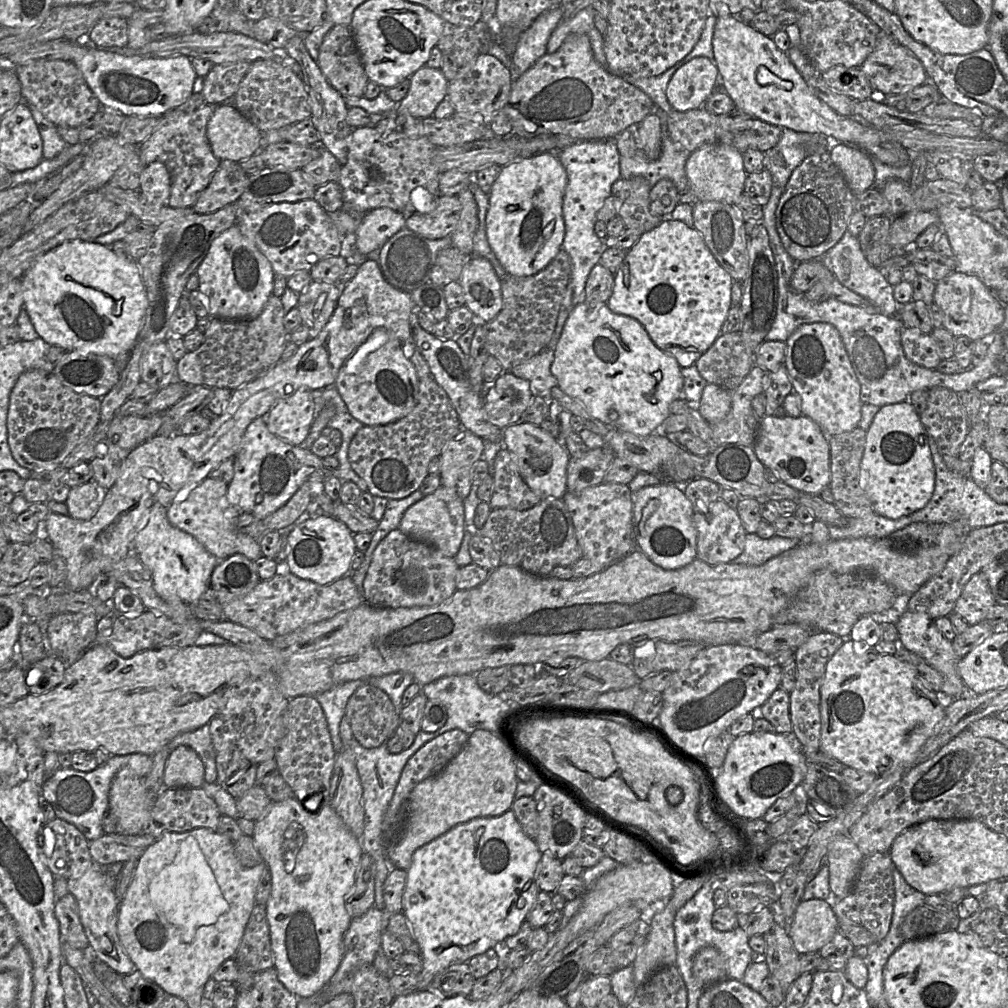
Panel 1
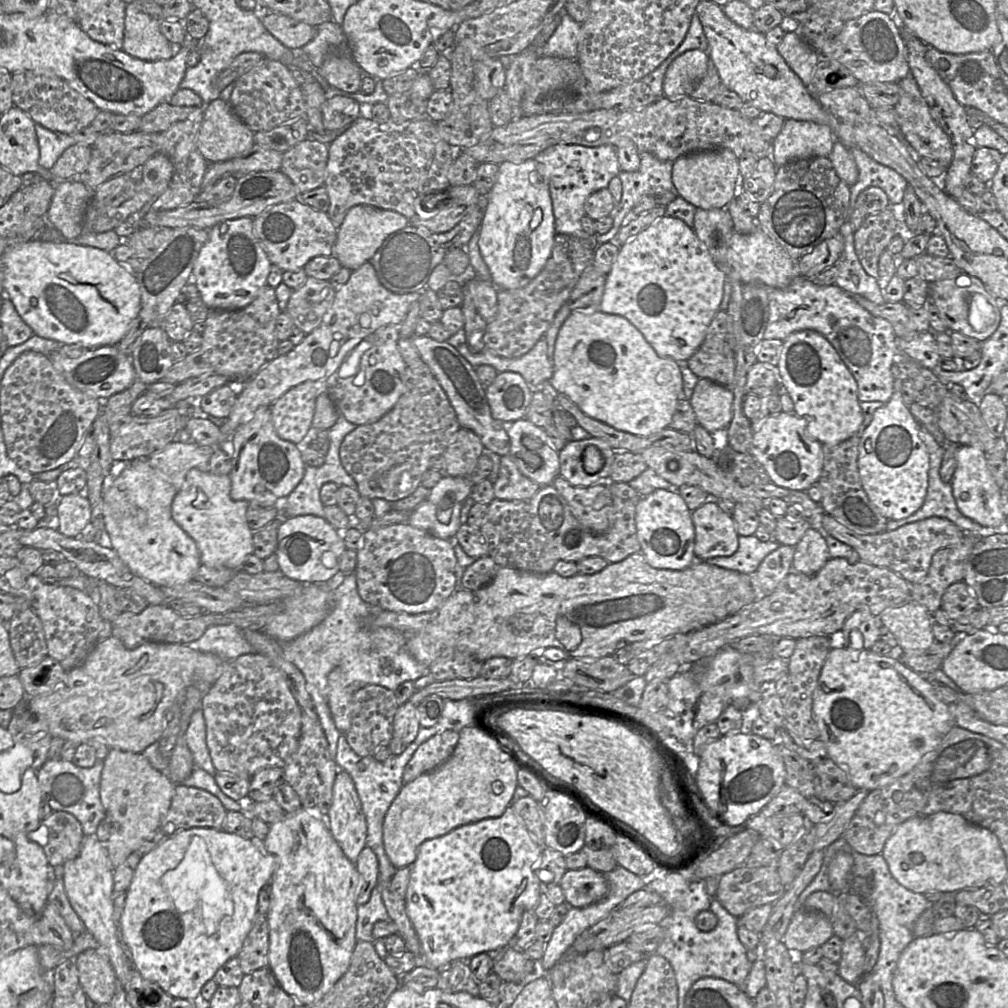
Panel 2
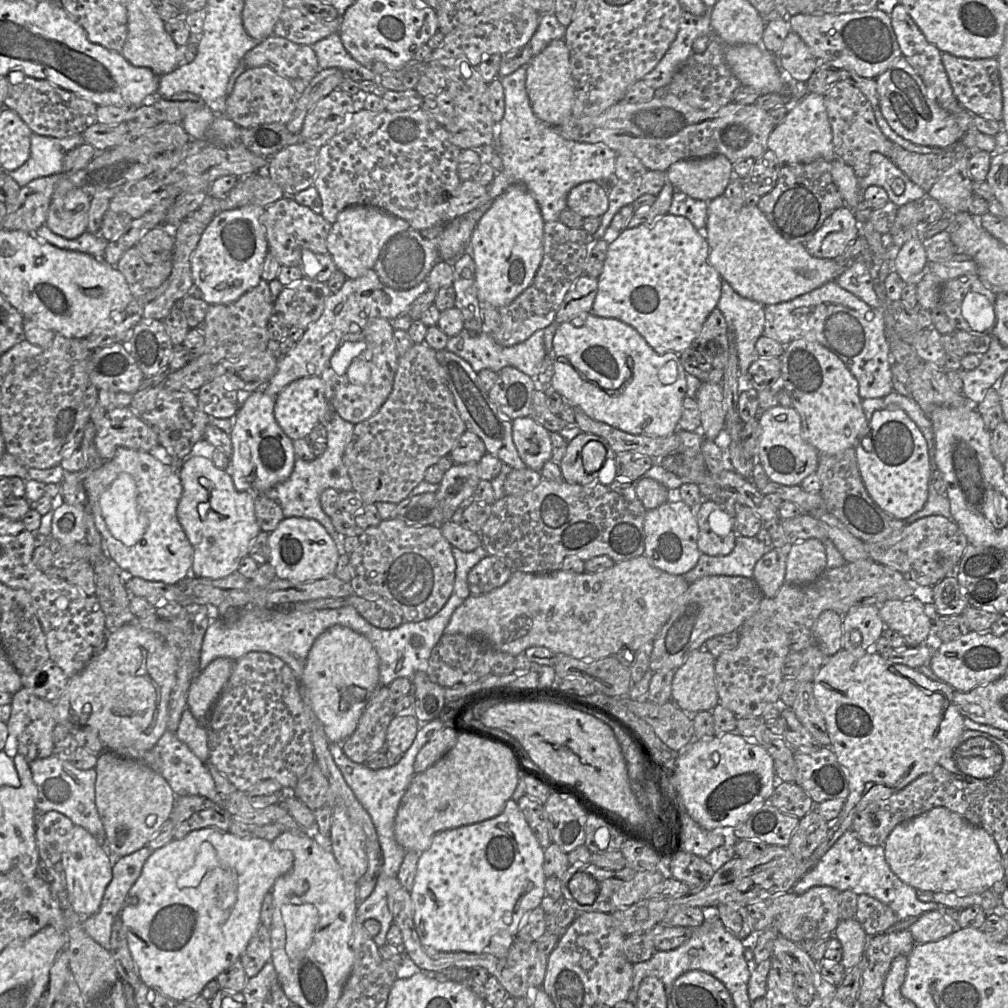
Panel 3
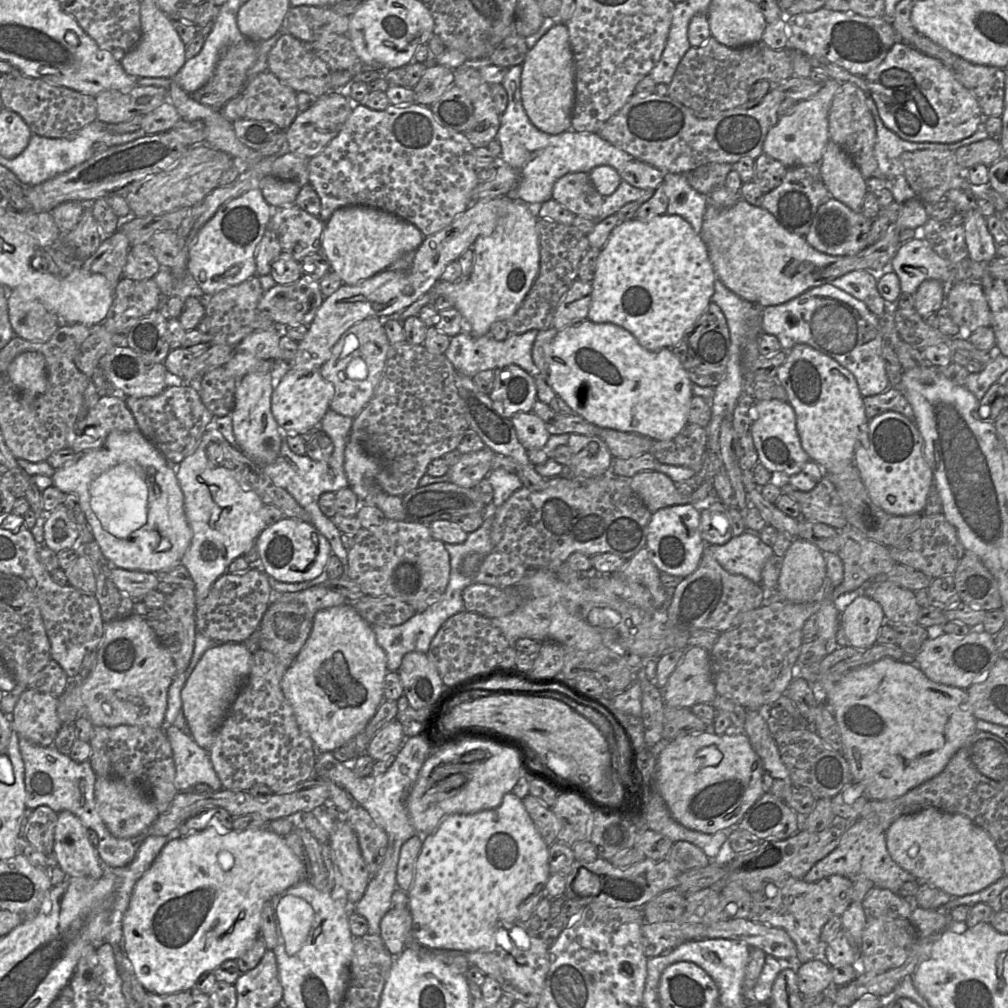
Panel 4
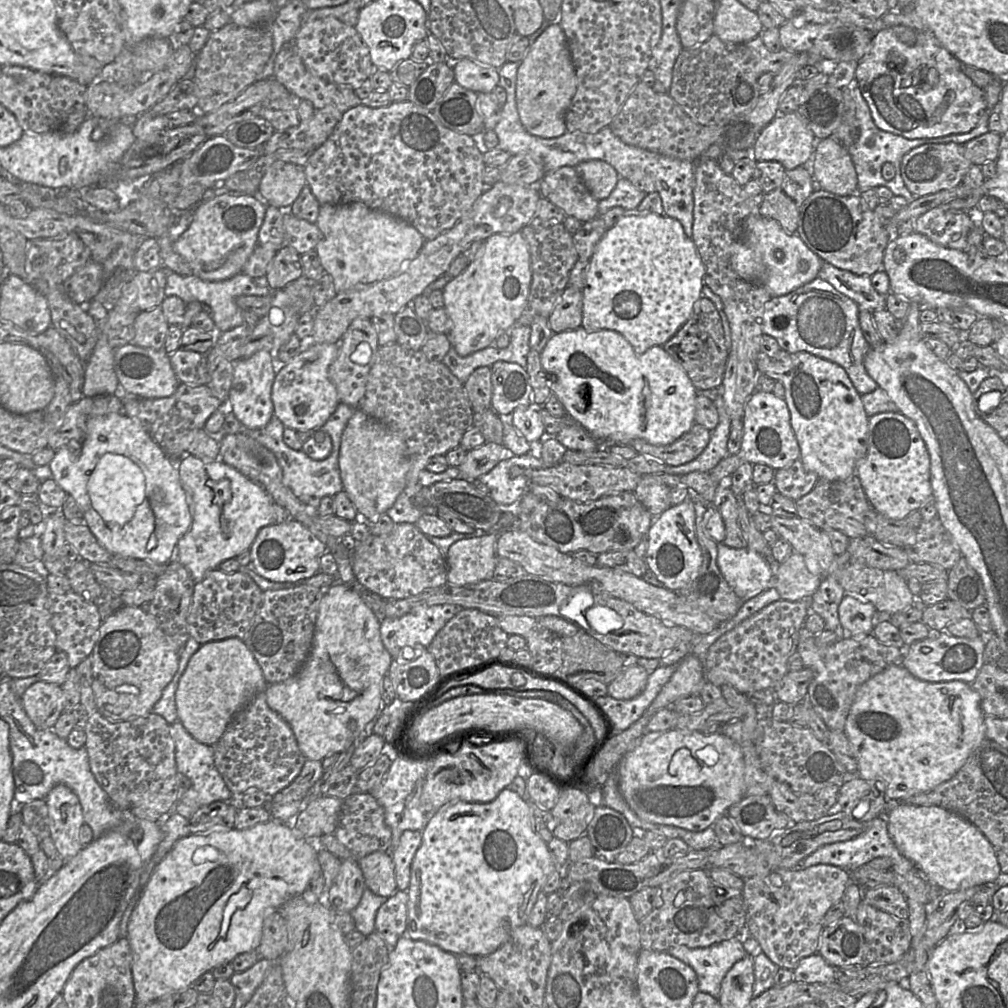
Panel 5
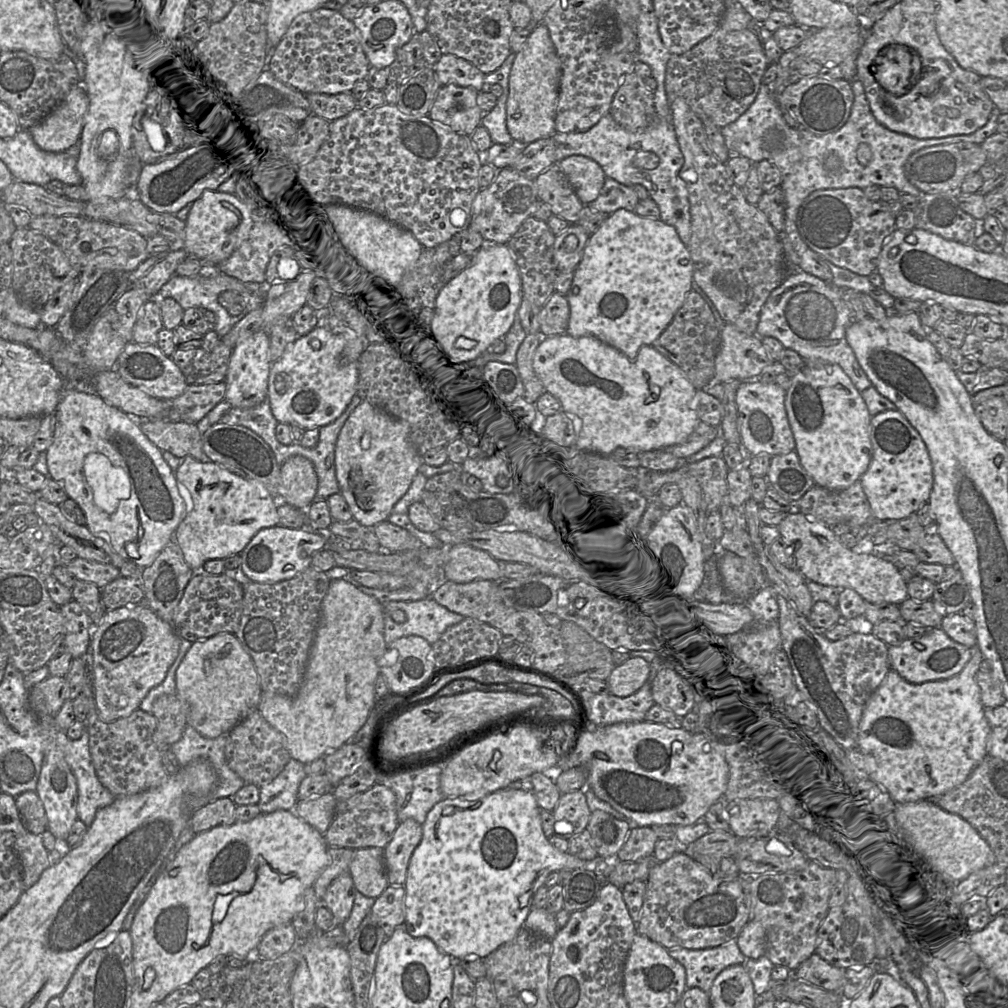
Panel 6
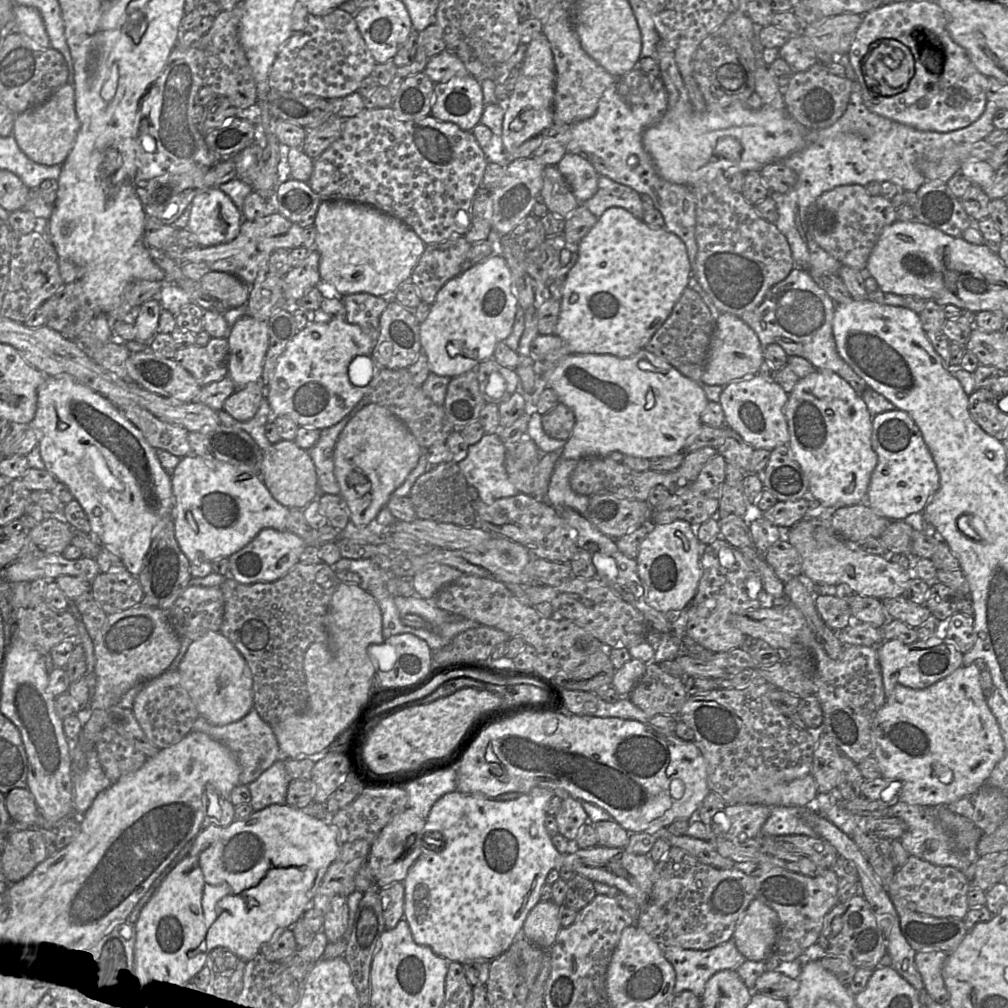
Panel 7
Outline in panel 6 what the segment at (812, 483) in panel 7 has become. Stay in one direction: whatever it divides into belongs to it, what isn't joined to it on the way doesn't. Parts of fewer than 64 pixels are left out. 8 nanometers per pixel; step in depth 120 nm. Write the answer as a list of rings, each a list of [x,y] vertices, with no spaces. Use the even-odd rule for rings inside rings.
[[[806,360],[802,370],[791,376],[785,409],[795,439],[795,452],[815,485],[842,490],[858,481],[872,460],[871,415],[850,378],[837,364]]]

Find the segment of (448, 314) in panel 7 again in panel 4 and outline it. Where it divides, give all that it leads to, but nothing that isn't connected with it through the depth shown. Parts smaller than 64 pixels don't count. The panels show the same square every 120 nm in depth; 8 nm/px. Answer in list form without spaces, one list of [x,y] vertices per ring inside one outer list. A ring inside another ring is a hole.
[[[514,200],[507,213],[497,222],[488,236],[478,237],[473,245],[473,268],[467,280],[457,282],[438,281],[428,292],[432,303],[438,296],[447,297],[452,308],[462,315],[465,326],[474,337],[489,332],[496,321],[505,321],[520,307],[539,272],[539,237],[537,217],[527,203]]]

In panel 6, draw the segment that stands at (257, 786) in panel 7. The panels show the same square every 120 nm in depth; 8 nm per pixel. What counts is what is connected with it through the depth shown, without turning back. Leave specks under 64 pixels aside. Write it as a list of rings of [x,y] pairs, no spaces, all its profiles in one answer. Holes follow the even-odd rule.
[[[290,759],[282,772],[271,782],[259,787],[260,800],[257,804],[262,813],[277,810],[294,811],[298,803],[298,789],[307,776],[303,764]]]

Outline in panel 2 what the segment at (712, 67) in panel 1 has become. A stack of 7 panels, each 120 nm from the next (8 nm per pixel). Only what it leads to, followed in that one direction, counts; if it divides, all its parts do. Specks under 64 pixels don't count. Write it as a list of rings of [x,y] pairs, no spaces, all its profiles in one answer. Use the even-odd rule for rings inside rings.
[[[690,50],[677,57],[667,68],[663,94],[667,98],[691,95],[707,72],[710,58],[707,52]]]

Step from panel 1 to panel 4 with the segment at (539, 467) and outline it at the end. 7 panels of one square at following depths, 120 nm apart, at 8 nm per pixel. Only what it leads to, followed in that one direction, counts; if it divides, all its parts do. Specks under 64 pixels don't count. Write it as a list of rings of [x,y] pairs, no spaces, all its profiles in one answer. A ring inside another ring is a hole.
[[[518,412],[511,417],[519,442],[526,450],[543,449],[550,433],[543,420],[531,412]]]

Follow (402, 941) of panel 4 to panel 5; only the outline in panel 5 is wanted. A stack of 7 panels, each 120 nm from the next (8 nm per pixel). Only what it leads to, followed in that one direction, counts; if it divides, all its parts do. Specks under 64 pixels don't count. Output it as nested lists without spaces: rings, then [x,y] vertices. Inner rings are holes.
[[[398,890],[380,906],[375,917],[375,932],[378,932],[390,949],[403,936],[408,925],[408,894]]]

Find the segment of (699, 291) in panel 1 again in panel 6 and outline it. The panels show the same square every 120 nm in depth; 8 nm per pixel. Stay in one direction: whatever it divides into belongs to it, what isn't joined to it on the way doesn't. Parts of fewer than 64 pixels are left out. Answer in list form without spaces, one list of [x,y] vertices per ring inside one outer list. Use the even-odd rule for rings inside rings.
[[[626,209],[616,210],[590,235],[583,258],[574,270],[572,288],[567,294],[570,319],[566,333],[574,337],[594,336],[634,359],[642,346],[652,345],[671,323],[692,290],[692,282],[689,249],[673,226]]]

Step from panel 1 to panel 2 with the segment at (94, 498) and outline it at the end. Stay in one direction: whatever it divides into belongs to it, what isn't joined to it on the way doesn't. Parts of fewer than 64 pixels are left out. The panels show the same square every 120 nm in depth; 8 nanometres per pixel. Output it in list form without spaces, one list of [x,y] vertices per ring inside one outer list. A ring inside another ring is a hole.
[[[84,493],[62,496],[56,511],[58,531],[71,538],[80,538],[82,530],[91,522],[91,507]]]

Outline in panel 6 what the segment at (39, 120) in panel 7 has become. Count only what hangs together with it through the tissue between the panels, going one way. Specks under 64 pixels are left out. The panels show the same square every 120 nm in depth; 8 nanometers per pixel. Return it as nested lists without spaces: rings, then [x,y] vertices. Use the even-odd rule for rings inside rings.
[[[79,84],[47,117],[32,127],[29,133],[41,150],[64,152],[79,141],[88,108],[88,94],[83,84]]]

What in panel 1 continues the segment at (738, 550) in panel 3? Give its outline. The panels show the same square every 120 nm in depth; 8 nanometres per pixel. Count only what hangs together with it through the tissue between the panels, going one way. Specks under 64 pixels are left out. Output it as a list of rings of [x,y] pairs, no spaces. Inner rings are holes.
[[[747,533],[744,549],[732,563],[749,566],[762,565],[769,559],[795,547],[798,543],[801,543],[801,540],[796,538],[774,535],[768,539],[762,539],[756,533]]]

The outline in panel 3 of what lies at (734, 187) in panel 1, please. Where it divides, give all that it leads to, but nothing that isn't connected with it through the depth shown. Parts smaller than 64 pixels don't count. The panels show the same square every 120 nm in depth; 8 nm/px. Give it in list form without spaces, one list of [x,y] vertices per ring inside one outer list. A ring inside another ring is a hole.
[[[723,154],[704,158],[684,159],[673,163],[667,169],[667,179],[676,190],[694,199],[709,202],[718,196],[724,195],[729,182],[732,178],[735,178],[733,166],[730,160]]]

